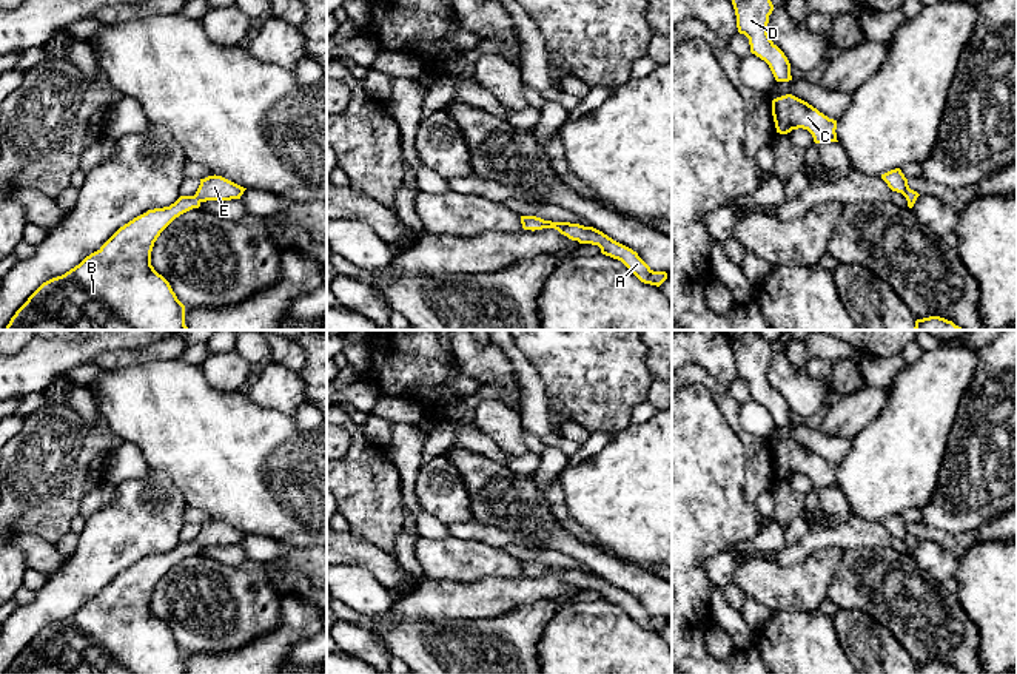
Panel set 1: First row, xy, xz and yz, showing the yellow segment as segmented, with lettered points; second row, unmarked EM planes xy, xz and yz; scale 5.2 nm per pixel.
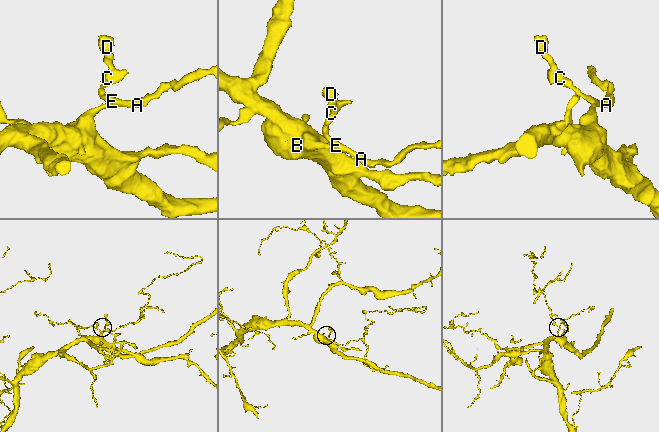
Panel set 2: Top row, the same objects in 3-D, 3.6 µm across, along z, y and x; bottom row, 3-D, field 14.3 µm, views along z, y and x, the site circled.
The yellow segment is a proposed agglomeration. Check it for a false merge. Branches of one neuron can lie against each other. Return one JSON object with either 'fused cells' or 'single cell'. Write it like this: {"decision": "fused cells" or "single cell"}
{"decision": "single cell"}

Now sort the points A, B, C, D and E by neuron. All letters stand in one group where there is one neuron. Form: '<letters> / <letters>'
A B C D E

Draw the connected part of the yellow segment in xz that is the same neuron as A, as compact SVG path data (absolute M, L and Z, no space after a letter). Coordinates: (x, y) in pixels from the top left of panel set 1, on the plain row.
M521 561L524 575L555 574L561 580L579 589L592 589L601 594L601 598L621 606L641 628L660 632L666 625L666 617L653 617L632 594L613 586L593 572L584 572L570 568L552 568L536 561Z

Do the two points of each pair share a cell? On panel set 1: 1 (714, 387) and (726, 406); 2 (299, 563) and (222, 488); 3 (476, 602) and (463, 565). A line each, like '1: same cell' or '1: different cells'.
1: same cell
2: different cells
3: different cells

